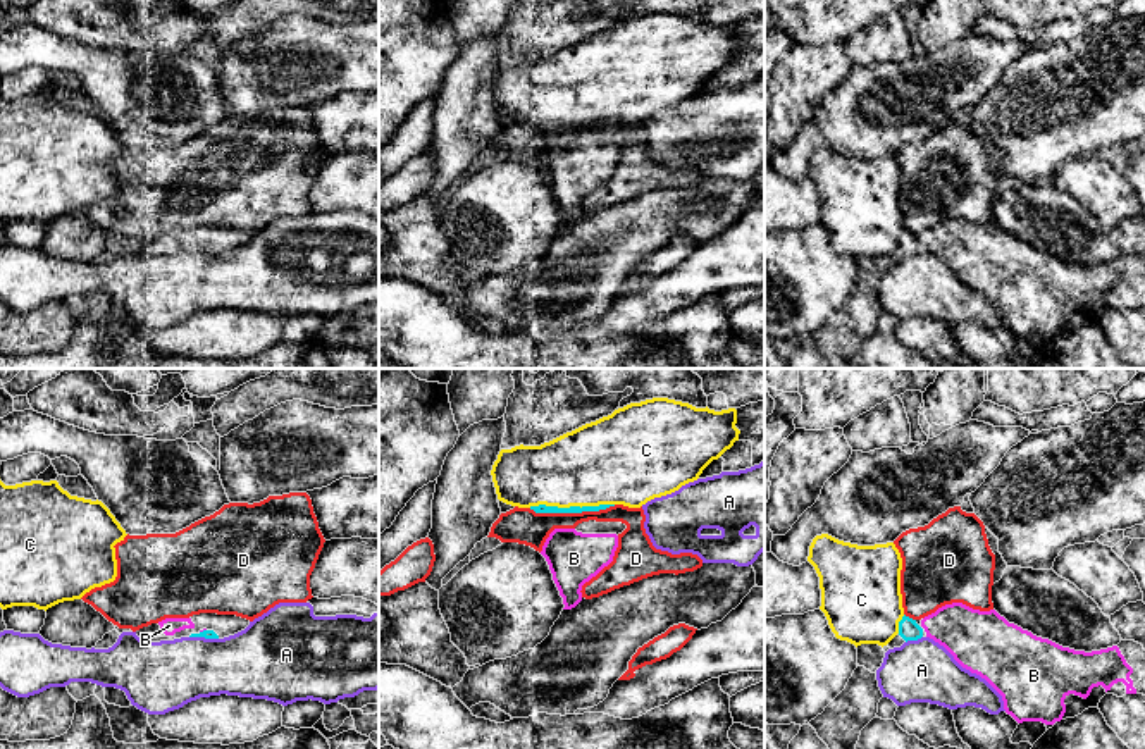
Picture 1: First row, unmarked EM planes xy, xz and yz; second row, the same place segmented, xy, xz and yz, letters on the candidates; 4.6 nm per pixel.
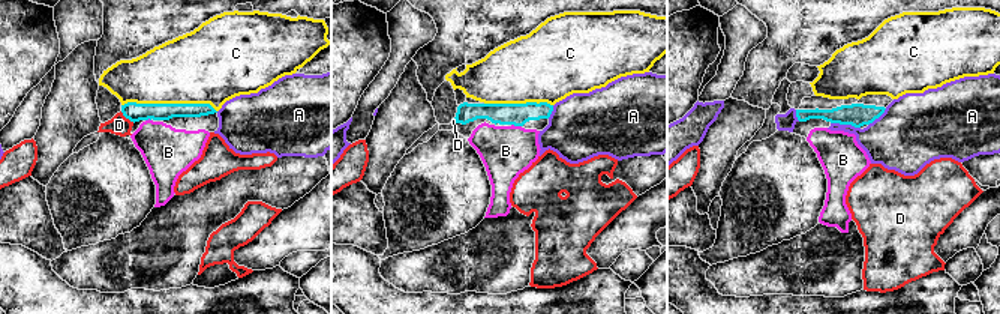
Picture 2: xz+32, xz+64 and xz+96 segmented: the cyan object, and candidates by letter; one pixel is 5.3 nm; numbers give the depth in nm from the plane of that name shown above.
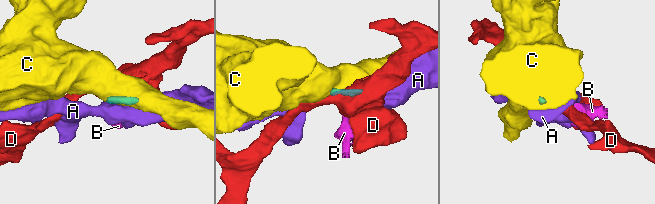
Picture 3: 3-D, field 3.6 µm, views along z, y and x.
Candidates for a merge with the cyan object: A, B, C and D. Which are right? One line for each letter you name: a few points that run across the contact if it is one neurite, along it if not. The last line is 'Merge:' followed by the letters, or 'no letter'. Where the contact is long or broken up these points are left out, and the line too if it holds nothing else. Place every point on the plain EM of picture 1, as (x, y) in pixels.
Merge: B

